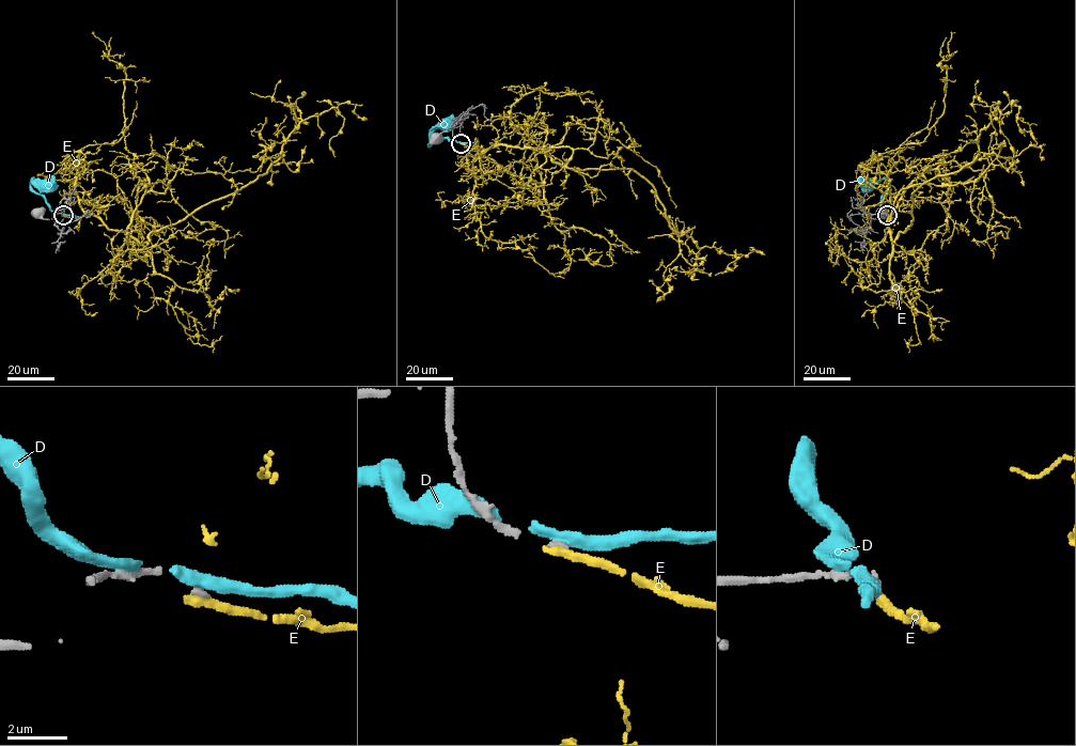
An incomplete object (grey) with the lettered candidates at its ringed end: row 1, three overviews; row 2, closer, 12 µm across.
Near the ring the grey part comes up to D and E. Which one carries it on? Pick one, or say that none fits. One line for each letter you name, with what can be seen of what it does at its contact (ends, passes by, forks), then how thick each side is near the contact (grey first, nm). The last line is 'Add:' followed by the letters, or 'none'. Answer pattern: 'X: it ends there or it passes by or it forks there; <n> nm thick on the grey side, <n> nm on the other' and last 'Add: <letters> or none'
Add: none

